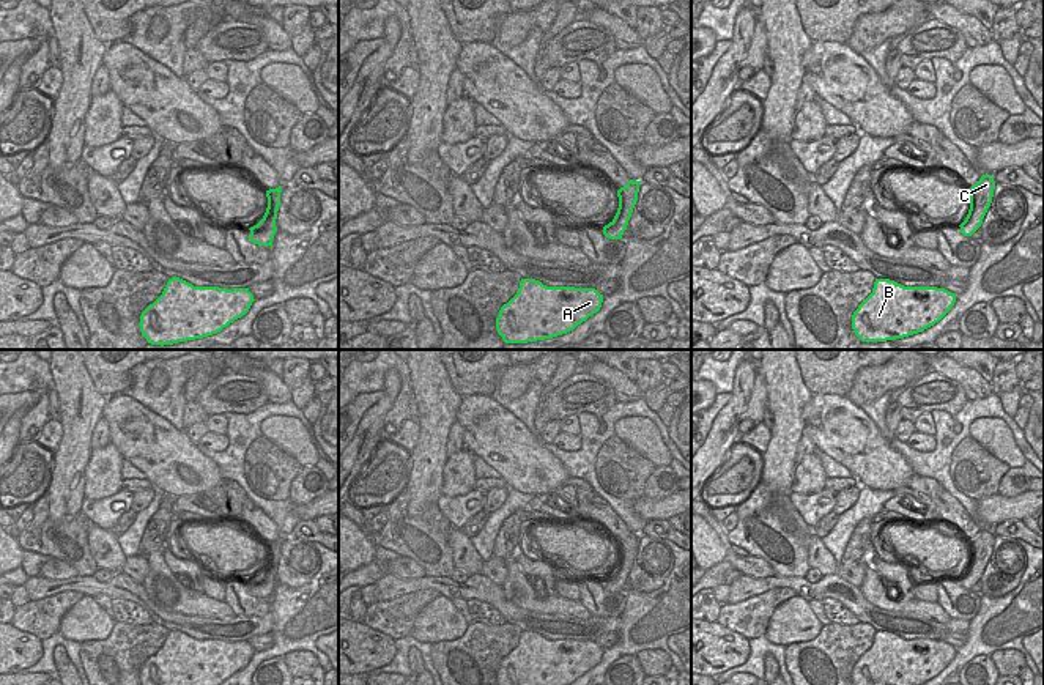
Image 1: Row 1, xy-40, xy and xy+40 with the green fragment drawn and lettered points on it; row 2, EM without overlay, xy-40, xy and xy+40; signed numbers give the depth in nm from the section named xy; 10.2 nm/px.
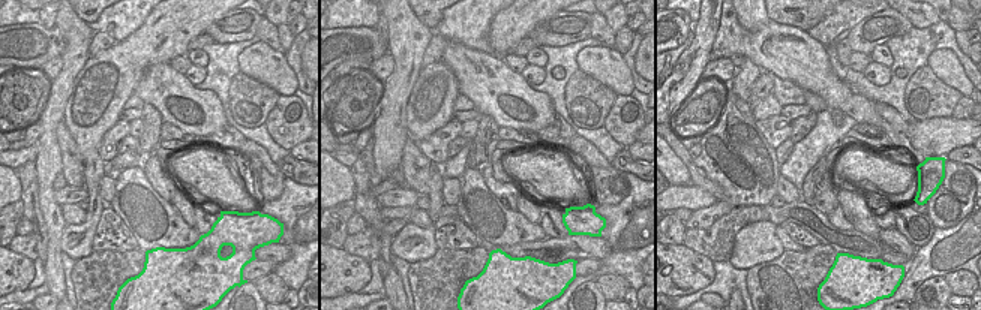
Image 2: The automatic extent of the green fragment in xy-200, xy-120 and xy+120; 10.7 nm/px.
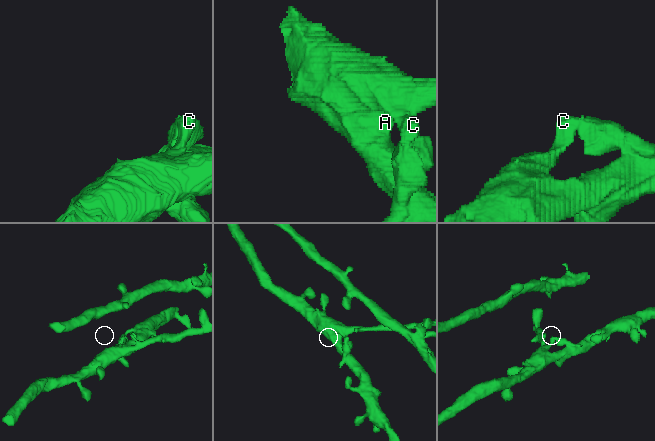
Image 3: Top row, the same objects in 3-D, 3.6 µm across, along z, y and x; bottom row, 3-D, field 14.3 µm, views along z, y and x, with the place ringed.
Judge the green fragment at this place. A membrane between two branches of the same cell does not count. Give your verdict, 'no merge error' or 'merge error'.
merge error

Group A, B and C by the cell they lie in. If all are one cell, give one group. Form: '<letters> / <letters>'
A B / C

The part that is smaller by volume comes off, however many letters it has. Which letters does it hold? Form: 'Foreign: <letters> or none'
Foreign: C

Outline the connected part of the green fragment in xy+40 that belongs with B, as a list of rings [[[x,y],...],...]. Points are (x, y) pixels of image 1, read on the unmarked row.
[[[876,631],[872,646],[852,668],[853,685],[923,685],[954,658],[956,647],[937,639],[904,639]]]

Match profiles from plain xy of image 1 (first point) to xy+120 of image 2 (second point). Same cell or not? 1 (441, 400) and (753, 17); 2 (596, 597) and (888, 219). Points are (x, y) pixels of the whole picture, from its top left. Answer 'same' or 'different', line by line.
1: same
2: different

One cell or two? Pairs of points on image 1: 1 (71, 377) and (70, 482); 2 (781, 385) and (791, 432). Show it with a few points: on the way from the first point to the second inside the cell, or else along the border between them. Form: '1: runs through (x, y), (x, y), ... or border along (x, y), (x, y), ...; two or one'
1: runs through (74, 403), (74, 451), (71, 455); one
2: runs through (786, 396), (788, 421); one

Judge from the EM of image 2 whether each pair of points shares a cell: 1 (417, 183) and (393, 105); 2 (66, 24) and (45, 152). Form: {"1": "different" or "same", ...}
{"1": "different", "2": "same"}

